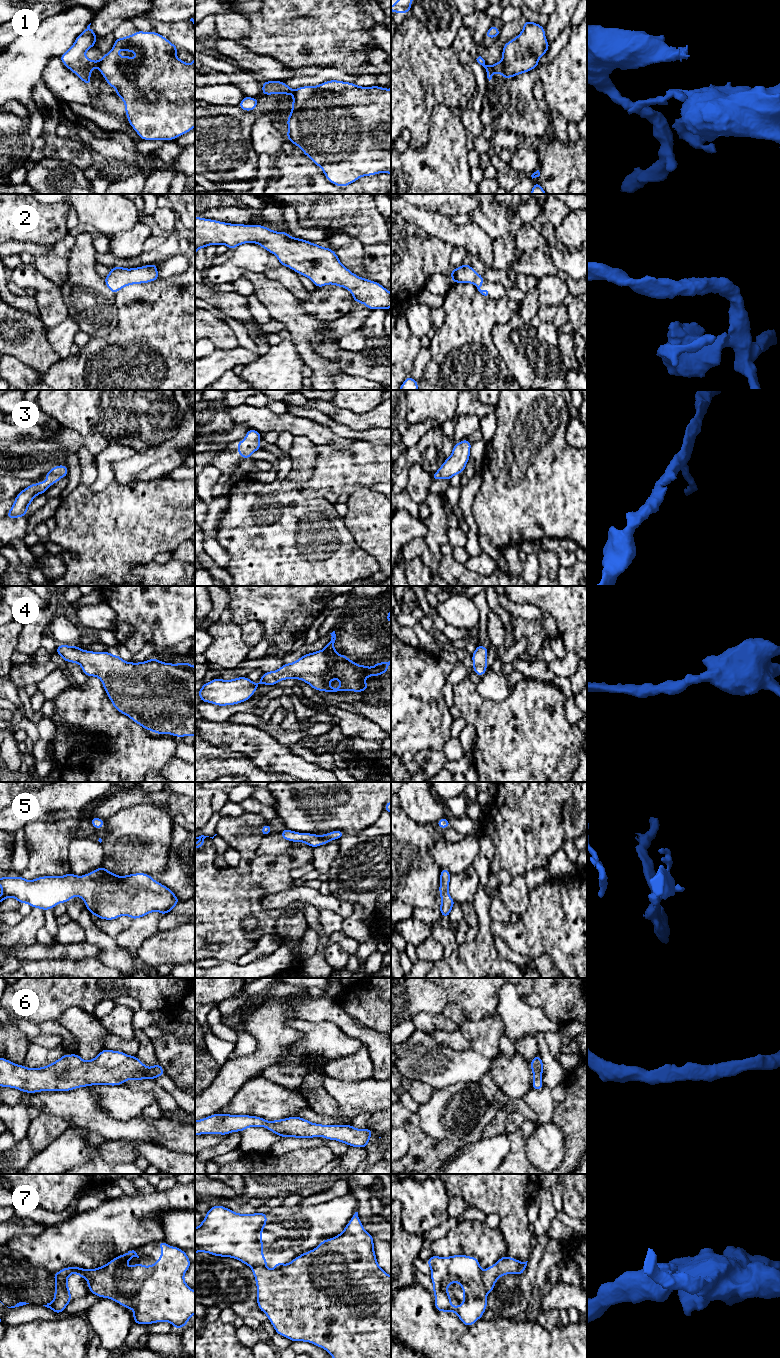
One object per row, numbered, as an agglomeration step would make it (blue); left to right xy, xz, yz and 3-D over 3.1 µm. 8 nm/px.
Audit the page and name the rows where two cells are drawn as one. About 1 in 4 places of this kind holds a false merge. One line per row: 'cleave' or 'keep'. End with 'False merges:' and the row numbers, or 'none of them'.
1: cleave
2: keep
3: keep
4: keep
5: keep
6: keep
7: cleave
False merges: 1, 7

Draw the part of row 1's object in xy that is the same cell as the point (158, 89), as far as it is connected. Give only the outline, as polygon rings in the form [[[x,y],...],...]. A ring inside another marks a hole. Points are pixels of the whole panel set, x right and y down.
[[[158,32],[136,33],[116,38],[112,49],[103,55],[97,66],[110,87],[116,89],[116,95],[125,104],[126,117],[131,127],[142,140],[166,140],[182,136],[195,127],[195,56],[194,61],[188,64],[176,56],[178,47]],[[127,50],[136,52],[136,58],[117,55],[117,51]]]

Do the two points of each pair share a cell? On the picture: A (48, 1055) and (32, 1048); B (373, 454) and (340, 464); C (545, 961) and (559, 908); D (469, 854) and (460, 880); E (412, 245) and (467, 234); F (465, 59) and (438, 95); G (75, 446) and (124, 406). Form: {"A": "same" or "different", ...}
{"A": "same", "B": "same", "C": "different", "D": "different", "E": "different", "F": "different", "G": "different"}

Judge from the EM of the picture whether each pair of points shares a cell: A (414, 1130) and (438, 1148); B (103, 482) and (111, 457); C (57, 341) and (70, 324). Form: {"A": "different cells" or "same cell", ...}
{"A": "same cell", "B": "same cell", "C": "same cell"}

